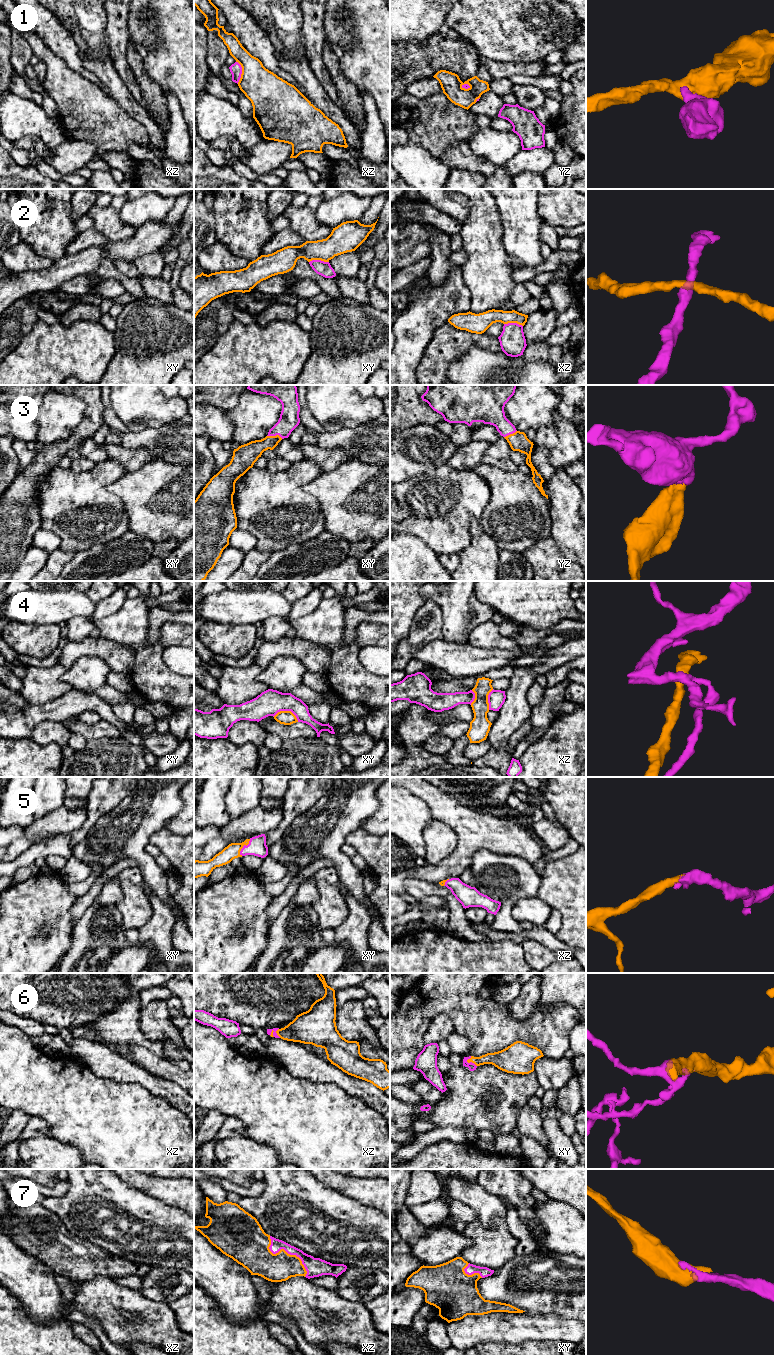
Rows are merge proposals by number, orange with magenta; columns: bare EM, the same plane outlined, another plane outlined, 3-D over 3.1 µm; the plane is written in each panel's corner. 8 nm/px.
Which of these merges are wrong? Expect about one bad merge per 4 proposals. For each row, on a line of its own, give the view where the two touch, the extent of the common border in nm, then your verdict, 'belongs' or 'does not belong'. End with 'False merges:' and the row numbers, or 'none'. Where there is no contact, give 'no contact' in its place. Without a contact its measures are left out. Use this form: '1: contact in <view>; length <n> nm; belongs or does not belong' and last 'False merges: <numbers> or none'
1: contact in xz; length 180 nm; does not belong
2: contact in xy; length 160 nm; does not belong
3: contact in xy; length 130 nm; belongs
4: contact in xy; length 220 nm; does not belong
5: contact in xy; length 160 nm; belongs
6: contact in xy; length 100 nm; belongs
7: contact in xz; length 440 nm; belongs
False merges: 1, 2, 4

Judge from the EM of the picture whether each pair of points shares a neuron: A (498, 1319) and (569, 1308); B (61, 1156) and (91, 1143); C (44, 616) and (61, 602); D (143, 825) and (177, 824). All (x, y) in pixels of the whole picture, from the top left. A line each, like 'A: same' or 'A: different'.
A: different
B: different
C: same
D: different

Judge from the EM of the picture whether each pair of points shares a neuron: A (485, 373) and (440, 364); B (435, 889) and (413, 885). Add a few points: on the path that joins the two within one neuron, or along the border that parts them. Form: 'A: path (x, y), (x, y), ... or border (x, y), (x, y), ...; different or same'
A: border (467, 351), (449, 366), (446, 374); different
B: path (430, 889), (418, 888); same

